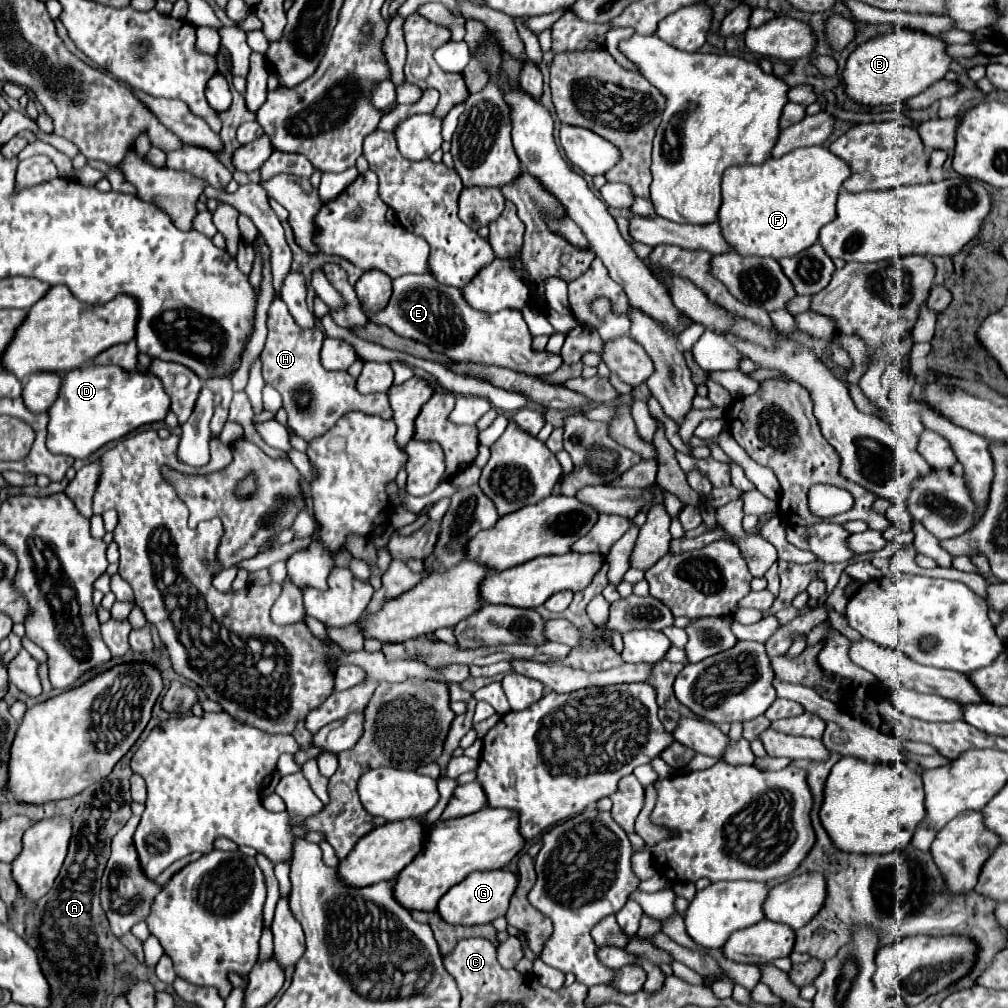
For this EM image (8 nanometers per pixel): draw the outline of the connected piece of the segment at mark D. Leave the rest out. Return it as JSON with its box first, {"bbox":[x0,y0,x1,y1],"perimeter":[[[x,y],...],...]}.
{"bbox":[46,366,170,460],"perimeter":[[[96,366],[76,368],[62,374],[62,386],[56,402],[50,406],[48,416],[48,438],[46,446],[54,454],[66,454],[72,458],[86,460],[106,442],[118,440],[142,424],[164,420],[170,410],[170,400],[160,380],[146,372],[128,372],[118,366]]]}

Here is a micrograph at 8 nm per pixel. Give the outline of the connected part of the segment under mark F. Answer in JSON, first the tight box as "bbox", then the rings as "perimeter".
{"bbox":[718,146,852,260],"perimeter":[[[826,146],[796,148],[782,158],[768,158],[764,164],[732,166],[722,178],[722,206],[718,220],[724,238],[740,256],[770,256],[780,260],[784,256],[796,256],[818,240],[822,226],[836,216],[836,198],[842,192],[842,182],[850,178],[852,168],[842,158],[830,154]]]}

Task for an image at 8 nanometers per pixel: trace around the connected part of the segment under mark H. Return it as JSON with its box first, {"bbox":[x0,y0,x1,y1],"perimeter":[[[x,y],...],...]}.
{"bbox":[260,298,392,442],"perimeter":[[[274,298],[268,310],[268,338],[260,354],[264,382],[274,386],[284,400],[284,410],[288,412],[288,424],[294,432],[310,442],[312,438],[324,436],[336,422],[350,410],[360,410],[366,414],[392,420],[392,408],[388,402],[388,392],[382,394],[360,394],[356,392],[356,380],[348,372],[326,370],[320,362],[320,346],[324,342],[324,332],[320,328],[300,328],[284,306],[282,298]]]}

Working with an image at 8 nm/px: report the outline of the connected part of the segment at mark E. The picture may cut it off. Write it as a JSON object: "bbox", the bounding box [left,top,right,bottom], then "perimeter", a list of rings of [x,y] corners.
{"bbox":[366,274,562,376],"perimeter":[[[404,274],[402,278],[392,280],[392,286],[394,286],[394,292],[392,292],[392,298],[390,298],[386,310],[382,310],[378,314],[366,312],[366,316],[368,316],[368,320],[372,320],[376,324],[390,326],[396,334],[400,334],[404,338],[424,342],[434,352],[446,354],[448,358],[458,360],[458,362],[484,362],[484,366],[504,366],[504,368],[518,370],[522,374],[532,374],[532,376],[552,374],[562,366],[560,354],[532,348],[532,334],[530,334],[530,330],[528,330],[528,326],[526,326],[526,322],[518,310],[500,310],[496,314],[472,310],[464,302],[462,290],[438,284],[430,274]]]}

